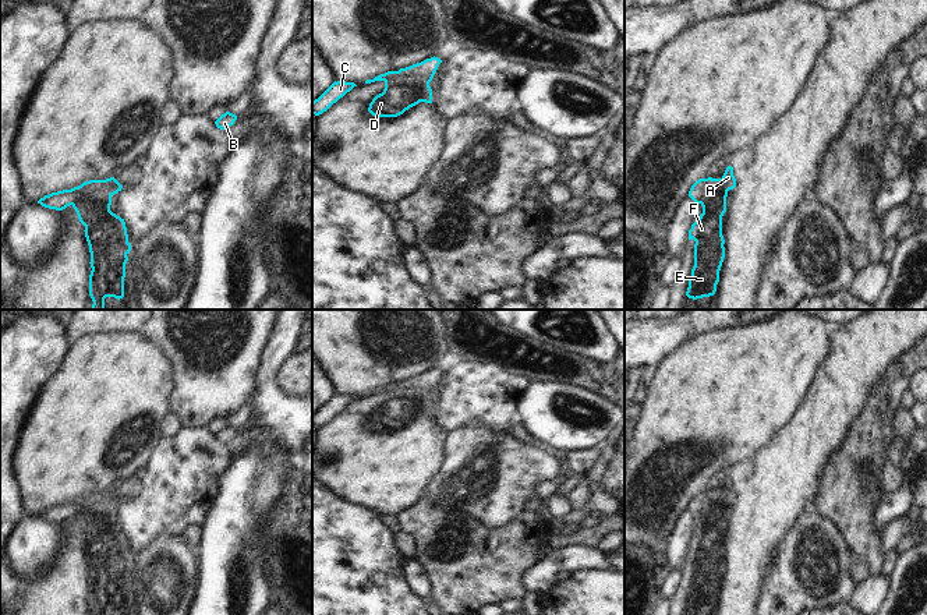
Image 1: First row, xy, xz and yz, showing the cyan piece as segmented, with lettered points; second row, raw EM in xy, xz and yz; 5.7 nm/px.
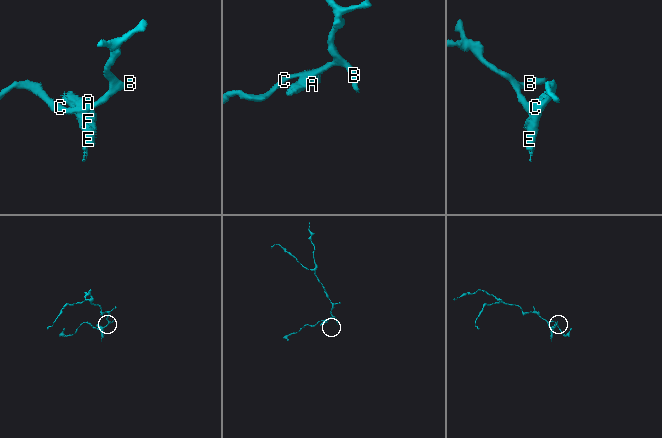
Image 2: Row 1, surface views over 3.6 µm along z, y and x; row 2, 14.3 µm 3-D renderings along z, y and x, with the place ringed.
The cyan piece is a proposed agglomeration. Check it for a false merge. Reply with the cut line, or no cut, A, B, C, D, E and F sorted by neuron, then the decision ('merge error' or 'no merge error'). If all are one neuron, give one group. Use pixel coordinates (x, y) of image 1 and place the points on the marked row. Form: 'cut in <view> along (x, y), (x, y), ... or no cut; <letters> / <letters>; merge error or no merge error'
cut in xz along (385, 80), (400, 71), (403, 74), (417, 74), (428, 84); A D E F / B C; merge error

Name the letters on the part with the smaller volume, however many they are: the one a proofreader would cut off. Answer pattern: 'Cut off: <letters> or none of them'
Cut off: A, D, E, F

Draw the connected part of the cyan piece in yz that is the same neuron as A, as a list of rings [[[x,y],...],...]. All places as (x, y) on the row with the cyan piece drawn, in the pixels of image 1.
[[[728,166],[721,179],[708,177],[708,183],[703,194],[703,213],[689,230],[689,240],[693,238],[696,244],[686,296],[693,300],[714,296],[717,291],[725,258],[722,216],[726,212],[728,191],[736,187],[733,167]]]

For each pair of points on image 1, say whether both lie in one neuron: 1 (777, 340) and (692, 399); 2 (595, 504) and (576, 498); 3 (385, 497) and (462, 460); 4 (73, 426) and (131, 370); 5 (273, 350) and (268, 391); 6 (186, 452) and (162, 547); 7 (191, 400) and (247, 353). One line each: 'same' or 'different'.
1: same
2: same
3: different
4: same
5: same
6: same
7: same

